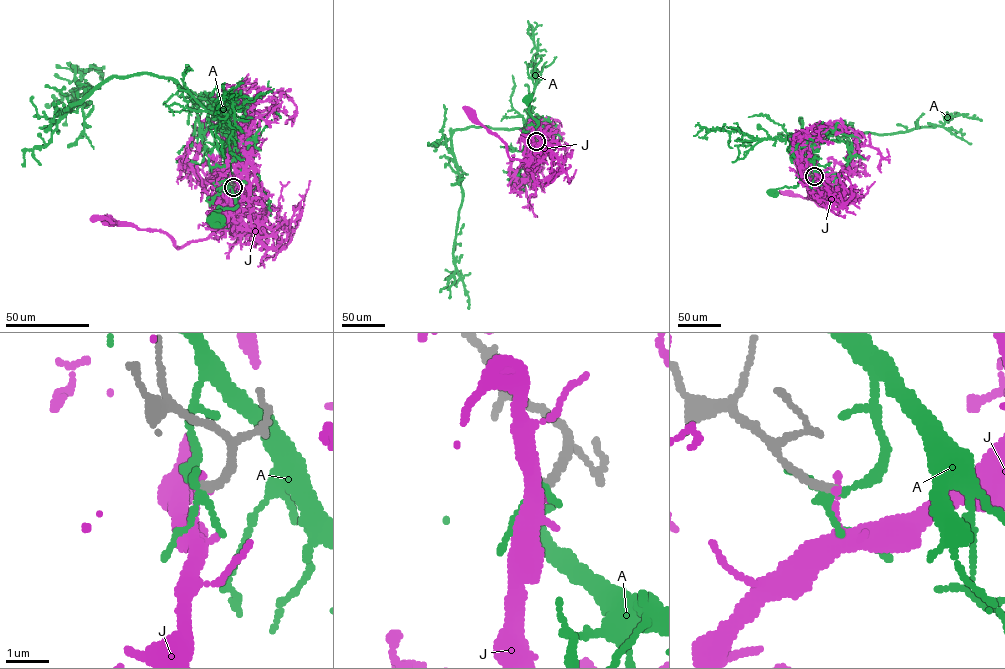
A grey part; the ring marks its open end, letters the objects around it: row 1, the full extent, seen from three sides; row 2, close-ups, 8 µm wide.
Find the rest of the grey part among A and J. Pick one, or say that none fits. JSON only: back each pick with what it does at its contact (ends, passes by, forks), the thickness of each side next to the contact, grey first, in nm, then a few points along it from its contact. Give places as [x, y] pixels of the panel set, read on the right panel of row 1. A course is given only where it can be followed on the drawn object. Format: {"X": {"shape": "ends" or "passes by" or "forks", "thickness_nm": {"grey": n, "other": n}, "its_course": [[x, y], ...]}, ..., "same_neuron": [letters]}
{"same_neuron": []}

